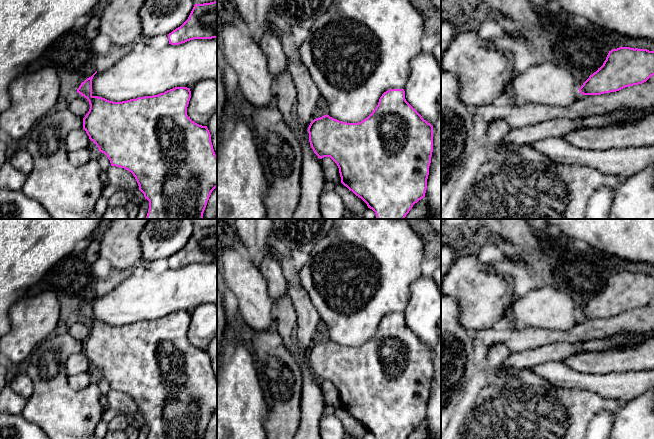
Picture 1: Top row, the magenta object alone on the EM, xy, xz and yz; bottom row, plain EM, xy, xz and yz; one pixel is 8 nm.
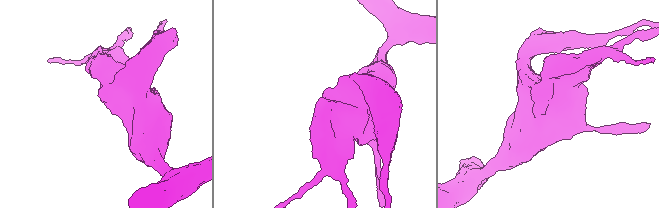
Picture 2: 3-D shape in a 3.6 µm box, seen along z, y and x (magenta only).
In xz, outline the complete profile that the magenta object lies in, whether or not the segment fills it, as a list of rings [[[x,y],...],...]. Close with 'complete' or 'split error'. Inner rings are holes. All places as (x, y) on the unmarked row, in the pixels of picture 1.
[[[390,313],[382,318],[378,329],[373,336],[364,344],[358,347],[347,347],[324,339],[314,343],[309,351],[309,366],[314,377],[318,382],[330,381],[338,390],[341,401],[341,407],[361,422],[372,433],[376,439],[407,439],[413,429],[425,421],[427,413],[427,403],[429,399],[429,390],[433,376],[433,350],[422,342],[422,340],[406,325],[404,313]]]; complete

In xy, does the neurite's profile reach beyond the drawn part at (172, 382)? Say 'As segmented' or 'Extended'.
As segmented

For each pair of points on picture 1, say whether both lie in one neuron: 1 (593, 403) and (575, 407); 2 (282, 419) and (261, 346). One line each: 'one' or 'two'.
1: one
2: one

